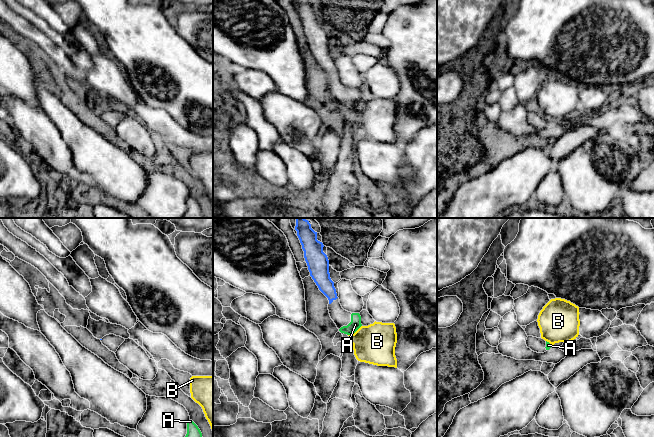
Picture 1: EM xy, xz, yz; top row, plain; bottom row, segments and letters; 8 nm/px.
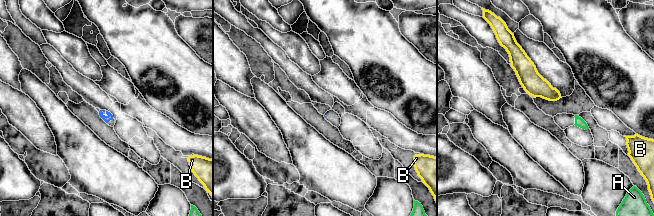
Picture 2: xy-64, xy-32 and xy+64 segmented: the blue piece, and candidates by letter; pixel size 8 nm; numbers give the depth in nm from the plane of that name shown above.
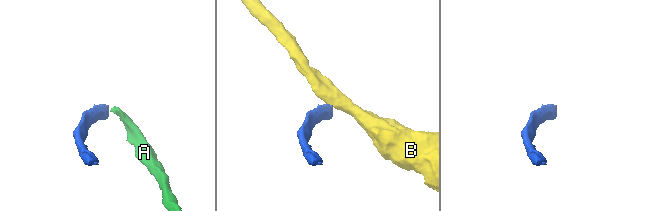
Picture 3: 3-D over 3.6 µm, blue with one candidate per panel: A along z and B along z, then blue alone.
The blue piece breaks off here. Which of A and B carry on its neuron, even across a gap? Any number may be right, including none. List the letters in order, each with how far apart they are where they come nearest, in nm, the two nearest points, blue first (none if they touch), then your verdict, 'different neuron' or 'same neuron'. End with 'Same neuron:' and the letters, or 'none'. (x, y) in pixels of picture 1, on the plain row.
A: 180 nm | xz (336, 74), (352, 89) | same neuron
B: 300 nm | xz (330, 79), (348, 111) | different neuron
Same neuron: A

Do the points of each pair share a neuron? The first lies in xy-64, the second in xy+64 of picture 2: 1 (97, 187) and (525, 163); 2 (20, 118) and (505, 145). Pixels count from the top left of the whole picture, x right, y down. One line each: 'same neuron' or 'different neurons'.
1: different neurons
2: same neuron

